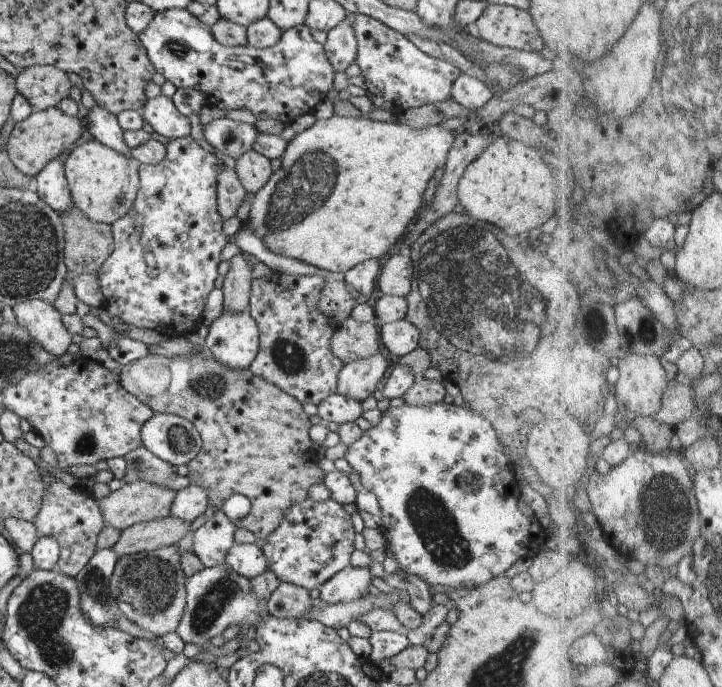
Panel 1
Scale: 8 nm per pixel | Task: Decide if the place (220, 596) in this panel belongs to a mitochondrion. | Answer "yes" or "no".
yes

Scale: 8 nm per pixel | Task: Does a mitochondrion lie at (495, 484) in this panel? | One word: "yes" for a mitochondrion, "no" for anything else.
no

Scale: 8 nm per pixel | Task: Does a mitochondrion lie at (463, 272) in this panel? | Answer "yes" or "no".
yes

